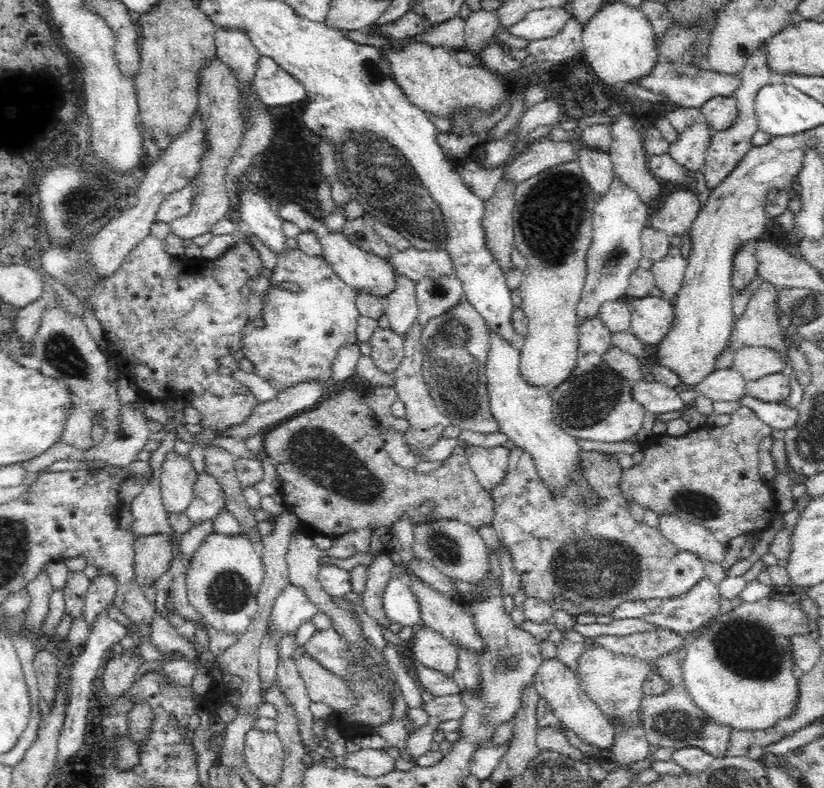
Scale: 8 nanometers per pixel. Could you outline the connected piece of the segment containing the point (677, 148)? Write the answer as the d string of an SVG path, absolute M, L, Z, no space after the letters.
M694 124L687 130L684 130L676 142L669 148L670 157L683 166L689 174L702 171L705 165L706 148L712 142L712 128L703 124Z

